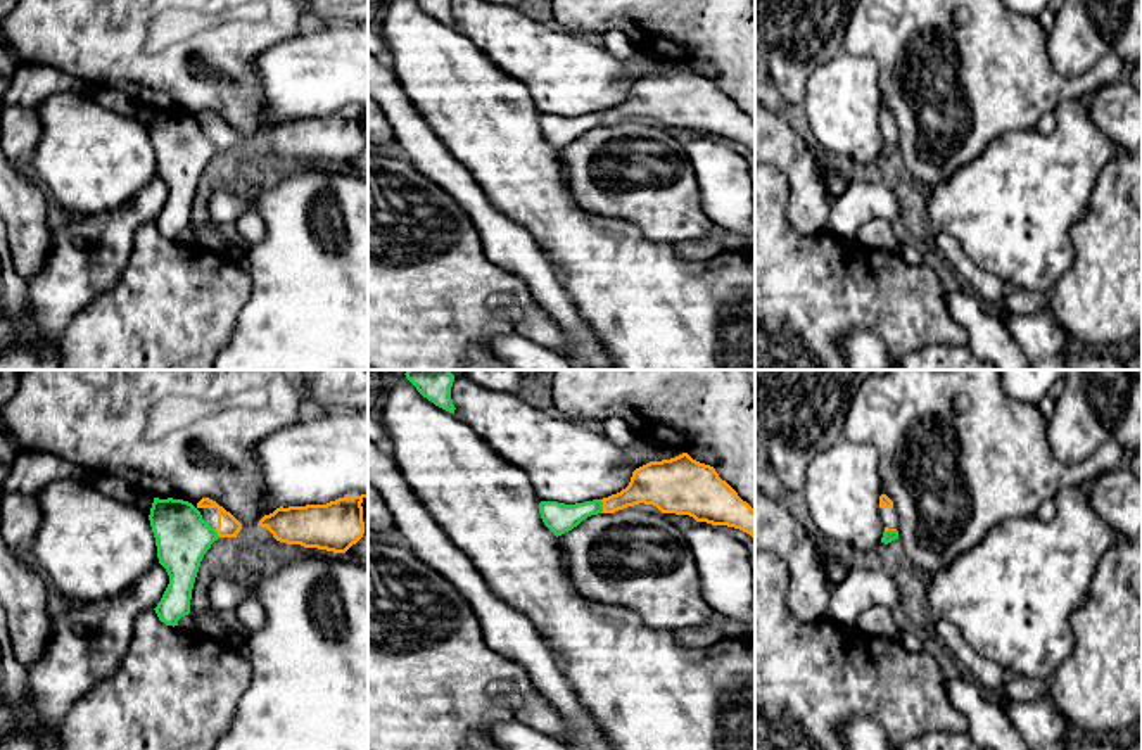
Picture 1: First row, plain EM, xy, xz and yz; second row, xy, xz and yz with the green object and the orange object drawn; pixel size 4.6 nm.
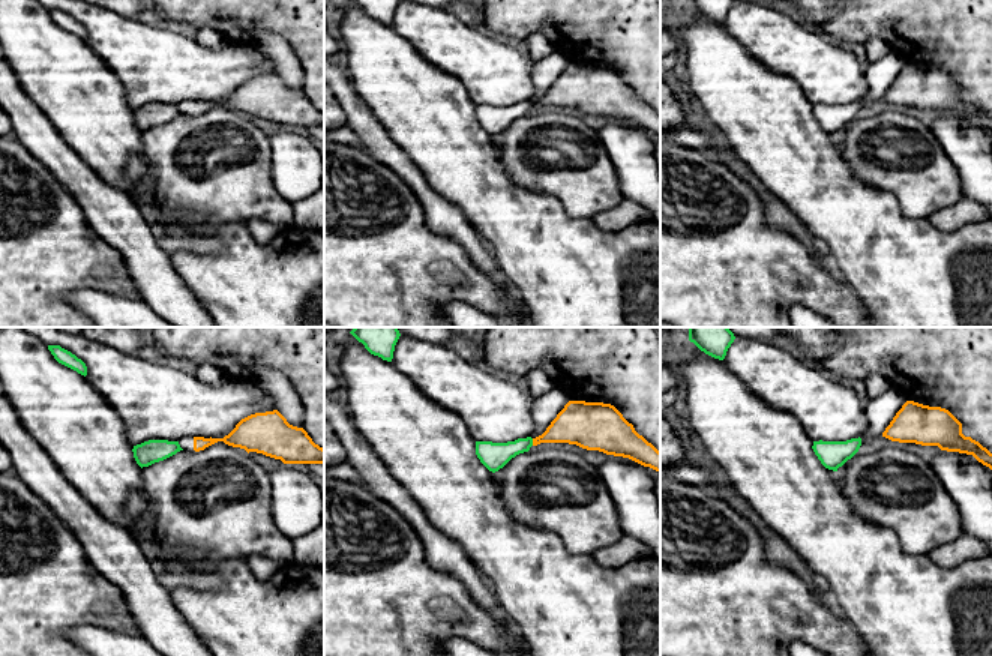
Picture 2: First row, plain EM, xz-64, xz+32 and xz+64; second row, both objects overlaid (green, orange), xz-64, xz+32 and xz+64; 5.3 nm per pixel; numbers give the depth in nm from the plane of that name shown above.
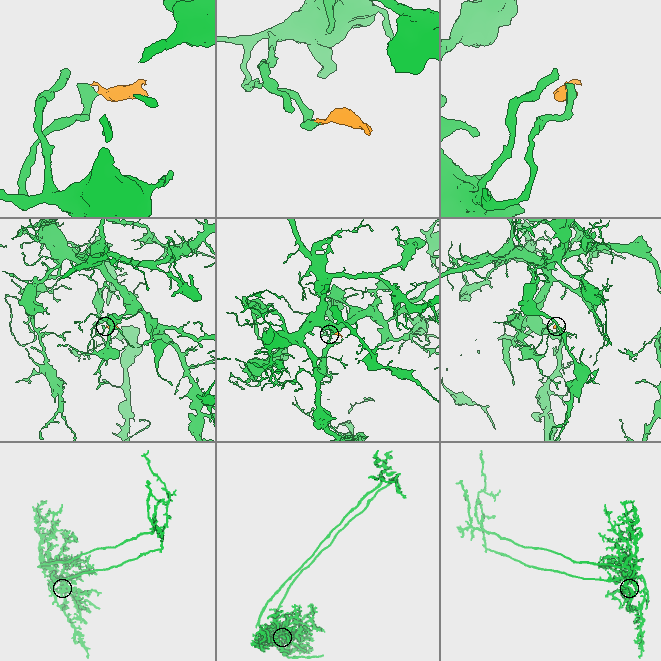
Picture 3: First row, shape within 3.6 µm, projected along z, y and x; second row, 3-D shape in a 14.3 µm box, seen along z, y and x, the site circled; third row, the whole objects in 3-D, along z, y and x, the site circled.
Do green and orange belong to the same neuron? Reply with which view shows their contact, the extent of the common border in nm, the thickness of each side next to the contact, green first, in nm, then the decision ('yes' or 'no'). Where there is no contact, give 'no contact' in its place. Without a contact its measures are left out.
meets green in xz; contact 70 nm long; 140 nm thick on the green side, 190 nm on the other; no

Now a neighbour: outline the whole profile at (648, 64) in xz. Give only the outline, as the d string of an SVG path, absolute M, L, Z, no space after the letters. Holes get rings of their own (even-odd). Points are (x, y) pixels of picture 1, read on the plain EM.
M639 54L639 69L636 73L636 81L639 81L650 74L670 73L682 66L684 66L682 62L660 60L660 59Z

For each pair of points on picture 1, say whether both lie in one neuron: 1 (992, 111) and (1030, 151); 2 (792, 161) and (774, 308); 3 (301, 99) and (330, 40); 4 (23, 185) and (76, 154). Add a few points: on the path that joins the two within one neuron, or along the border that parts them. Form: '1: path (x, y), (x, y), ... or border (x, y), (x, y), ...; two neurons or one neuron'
1: border (1035, 128), (1008, 130), (996, 137), (978, 156); two neurons
2: border (780, 171), (788, 223), (823, 230); two neurons
3: path (306, 85), (330, 61), (330, 54); one neuron
4: border (28, 171), (50, 199); two neurons

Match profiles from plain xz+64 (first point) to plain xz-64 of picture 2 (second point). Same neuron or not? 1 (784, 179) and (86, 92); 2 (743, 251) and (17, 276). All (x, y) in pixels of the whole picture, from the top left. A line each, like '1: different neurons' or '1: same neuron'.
1: same neuron
2: same neuron

